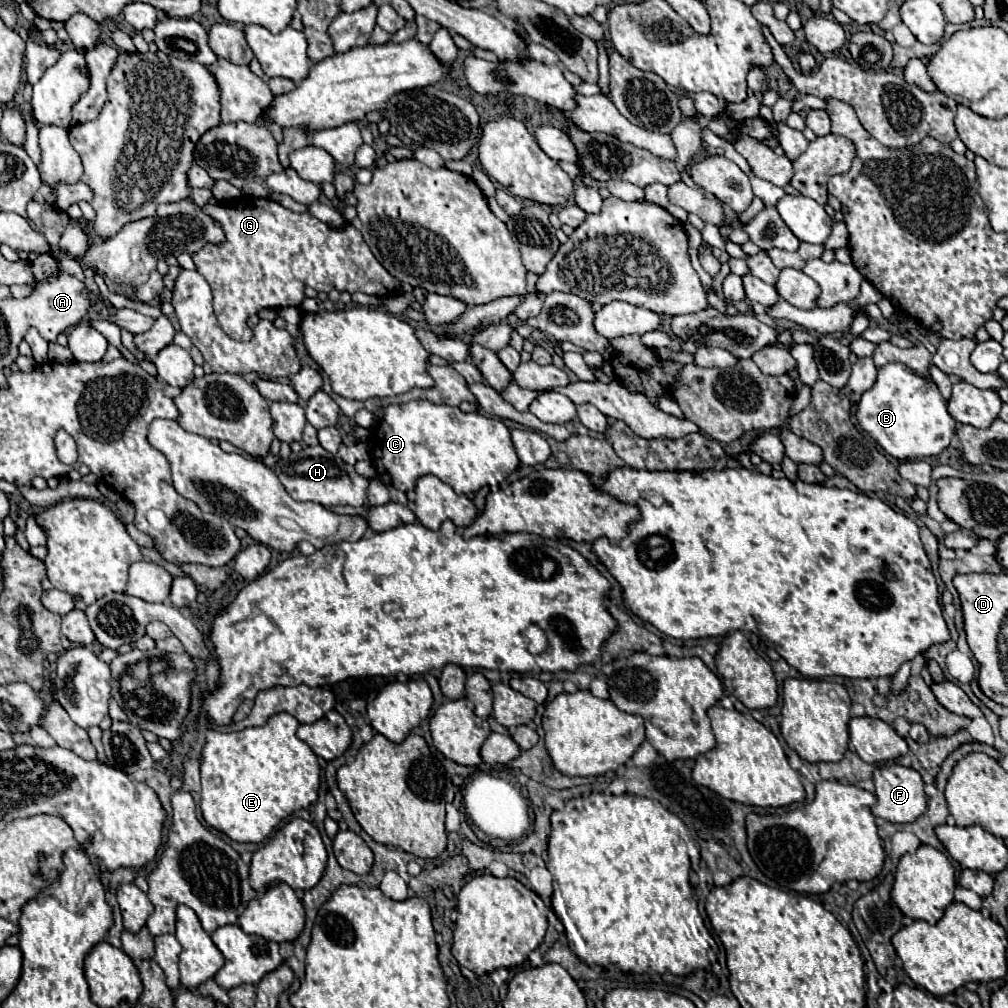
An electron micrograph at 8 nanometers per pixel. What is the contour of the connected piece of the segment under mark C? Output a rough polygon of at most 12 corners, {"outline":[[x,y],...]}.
{"outline":[[424,399],[372,431],[378,479],[458,495],[520,465],[498,417]]}

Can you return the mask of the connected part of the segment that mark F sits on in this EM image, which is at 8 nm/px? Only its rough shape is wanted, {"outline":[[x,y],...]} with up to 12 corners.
{"outline":[[896,763],[874,769],[872,813],[910,823],[926,811],[918,771]]}

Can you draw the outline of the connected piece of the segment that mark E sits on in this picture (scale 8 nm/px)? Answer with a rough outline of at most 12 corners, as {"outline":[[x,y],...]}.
{"outline":[[276,713],[206,731],[204,821],[262,843],[318,799],[320,765]]}

